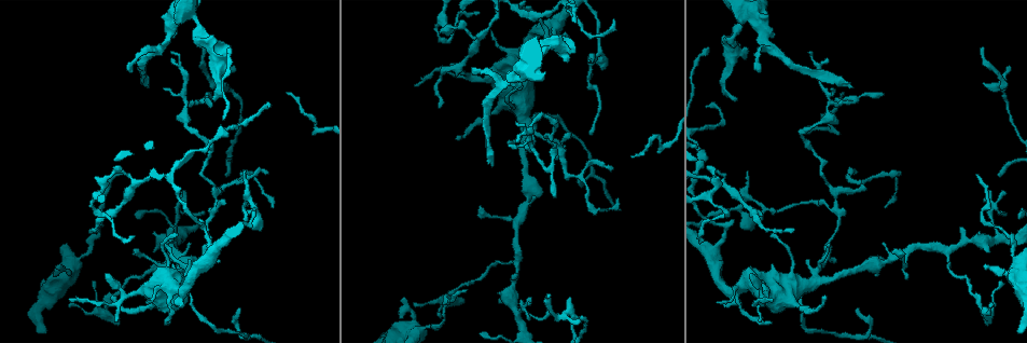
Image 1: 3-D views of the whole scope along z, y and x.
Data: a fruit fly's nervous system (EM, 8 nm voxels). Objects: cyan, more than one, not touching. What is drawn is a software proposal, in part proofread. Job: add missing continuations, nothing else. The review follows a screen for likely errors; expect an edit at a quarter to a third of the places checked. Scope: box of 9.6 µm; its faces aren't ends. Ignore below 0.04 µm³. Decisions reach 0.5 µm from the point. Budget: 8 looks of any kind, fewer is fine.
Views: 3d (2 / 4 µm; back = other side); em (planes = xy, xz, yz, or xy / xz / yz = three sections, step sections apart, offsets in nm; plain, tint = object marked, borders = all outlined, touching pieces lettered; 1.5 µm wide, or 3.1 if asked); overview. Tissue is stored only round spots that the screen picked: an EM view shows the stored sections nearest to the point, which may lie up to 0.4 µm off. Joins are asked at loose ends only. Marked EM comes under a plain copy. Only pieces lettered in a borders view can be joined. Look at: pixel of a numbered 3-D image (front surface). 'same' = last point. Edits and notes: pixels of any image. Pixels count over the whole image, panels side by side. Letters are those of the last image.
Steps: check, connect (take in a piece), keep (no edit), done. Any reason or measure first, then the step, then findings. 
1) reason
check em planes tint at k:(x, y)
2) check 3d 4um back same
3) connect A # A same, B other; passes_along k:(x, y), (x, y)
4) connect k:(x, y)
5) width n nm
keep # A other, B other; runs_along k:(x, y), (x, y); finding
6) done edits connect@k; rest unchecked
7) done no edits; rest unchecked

check em planes borders at 1:(473, 72)

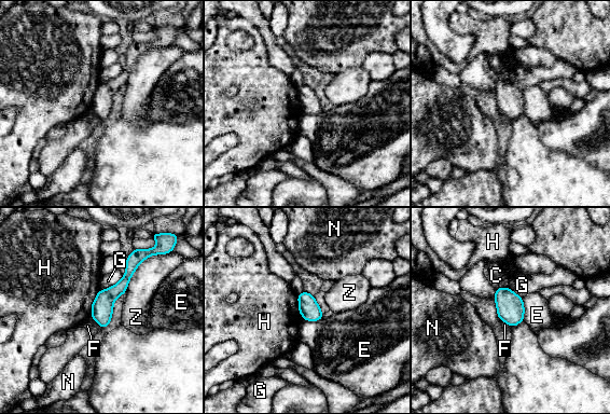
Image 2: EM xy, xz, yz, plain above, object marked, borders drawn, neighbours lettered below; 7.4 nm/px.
width 150 nm
keep # C other, E other, F other, G other, H other, N other, Z other; runs_along 2:(138, 259), (104, 302), (102, 323); none of them fits

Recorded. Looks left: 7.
an open end
check 3d 2um at 1:(272, 206)

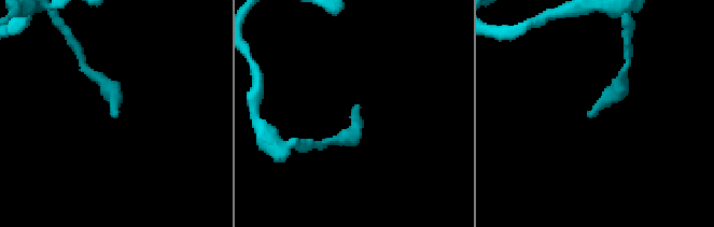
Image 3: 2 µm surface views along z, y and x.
now the EM
check em planes tint at 3:(587, 113)

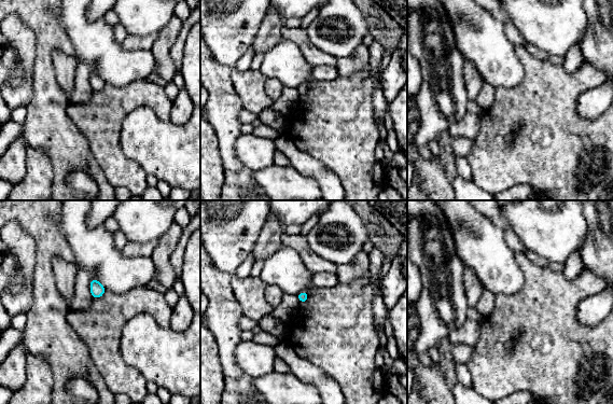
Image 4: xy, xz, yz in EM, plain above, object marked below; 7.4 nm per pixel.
see the neighbours
check em planes borders same

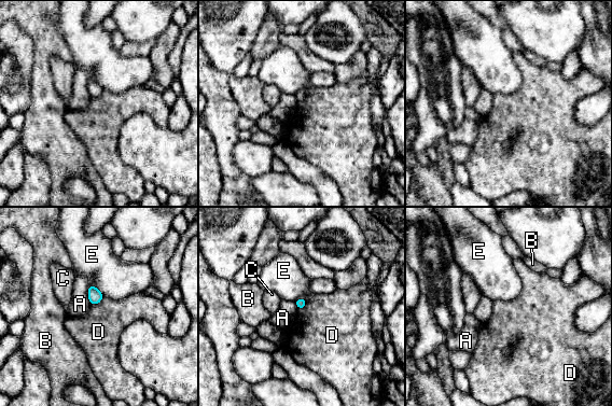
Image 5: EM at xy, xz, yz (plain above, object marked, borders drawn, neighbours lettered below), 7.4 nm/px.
longest_contact A 150 nm
keep # A other, B other, C other, D other, E other; border 5:(89, 284), (93, 284), (103, 296); none of them fits

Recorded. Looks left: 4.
tapers out
check em xz step 8 borders at 1:(984, 267)

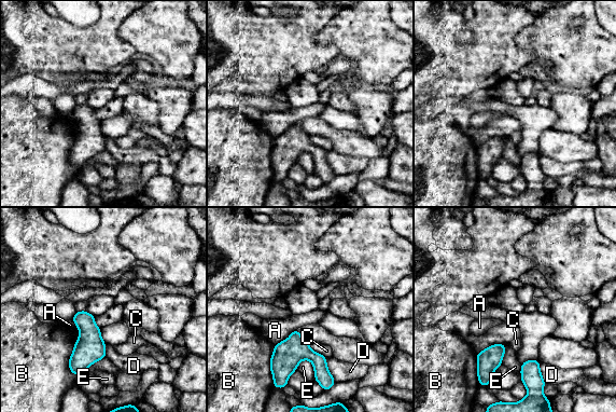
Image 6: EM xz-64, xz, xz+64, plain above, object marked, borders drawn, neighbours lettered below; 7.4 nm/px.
width 150 nm
keep # A other, B other, C other, D other, E other; border 6:(325, 357), (325, 364), (330, 373); no lettered piece goes on from it

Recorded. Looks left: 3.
check em planes borders at 1:(466, 289)

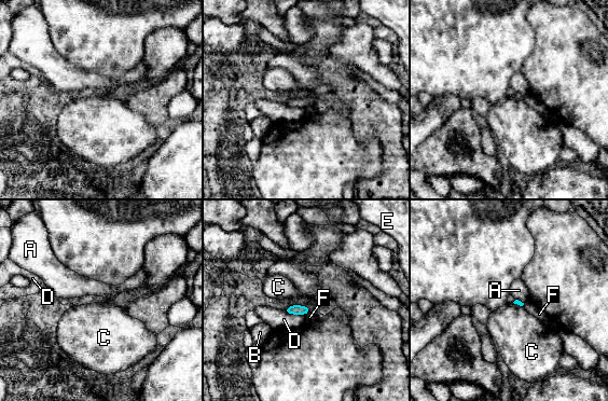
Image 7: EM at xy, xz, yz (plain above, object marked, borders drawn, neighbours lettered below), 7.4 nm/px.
keep # A other, B other, C other, D other, E other, F other; border 7:(293, 304), (306, 306), (311, 312); none of them fits

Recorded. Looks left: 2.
done no edits; rest unchecked

